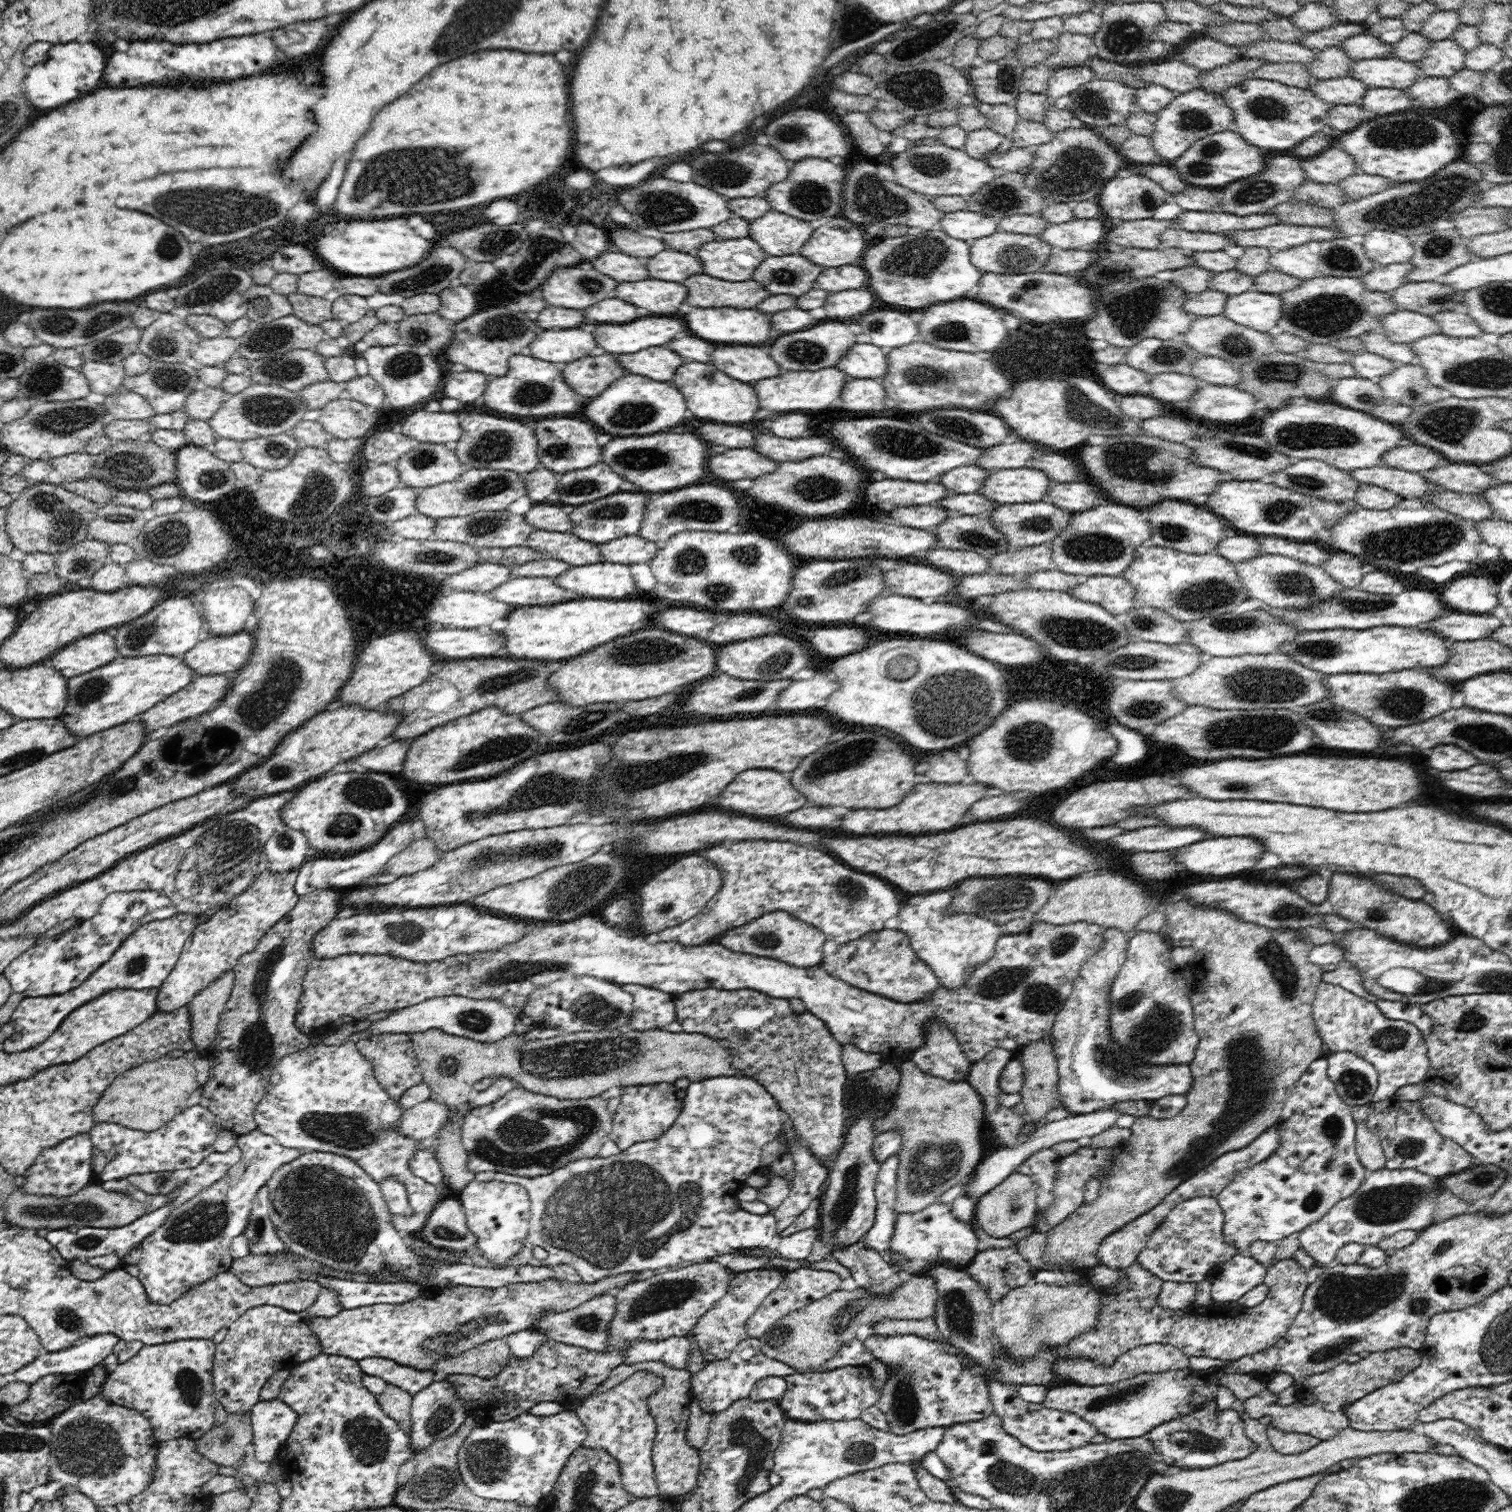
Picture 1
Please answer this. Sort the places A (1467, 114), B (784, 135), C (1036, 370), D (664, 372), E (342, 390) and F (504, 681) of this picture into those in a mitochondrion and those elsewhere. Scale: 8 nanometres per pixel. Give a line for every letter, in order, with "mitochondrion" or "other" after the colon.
A: other
B: mitochondrion
C: other
D: other
E: other
F: mitochondrion

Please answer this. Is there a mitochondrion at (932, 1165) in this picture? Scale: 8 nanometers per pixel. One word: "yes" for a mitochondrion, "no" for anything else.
yes

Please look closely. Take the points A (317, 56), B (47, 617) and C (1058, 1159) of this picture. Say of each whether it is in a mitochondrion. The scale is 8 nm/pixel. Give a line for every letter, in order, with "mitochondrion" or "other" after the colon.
A: other
B: other
C: other

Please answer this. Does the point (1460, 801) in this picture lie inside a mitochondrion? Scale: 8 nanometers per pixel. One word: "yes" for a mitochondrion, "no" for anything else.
no

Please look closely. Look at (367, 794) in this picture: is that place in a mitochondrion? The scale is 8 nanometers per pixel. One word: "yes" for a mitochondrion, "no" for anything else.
yes

